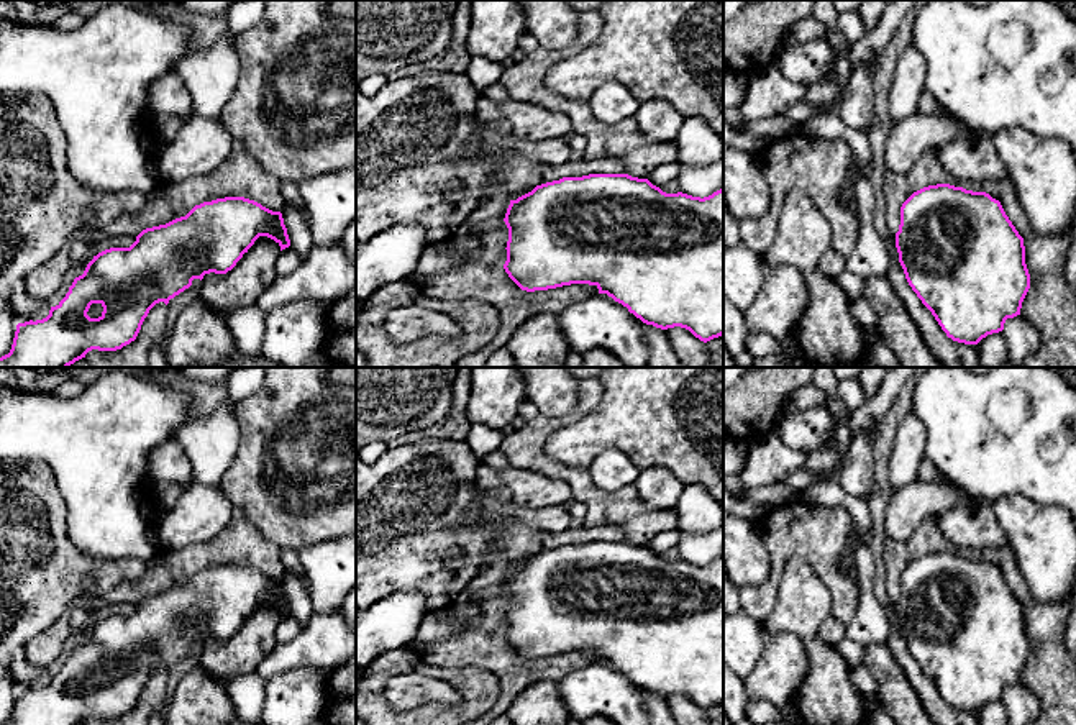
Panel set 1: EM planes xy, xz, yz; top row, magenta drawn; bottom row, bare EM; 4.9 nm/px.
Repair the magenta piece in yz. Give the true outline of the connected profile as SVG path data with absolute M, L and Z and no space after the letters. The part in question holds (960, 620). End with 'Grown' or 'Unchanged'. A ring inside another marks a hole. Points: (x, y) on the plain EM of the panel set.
M950 551L914 559L900 574L896 615L909 653L953 709L978 712L1020 682L1030 656L1024 605L989 561Z. Unchanged

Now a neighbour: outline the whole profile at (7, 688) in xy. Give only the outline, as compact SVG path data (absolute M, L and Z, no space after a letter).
M0 679L0 725L8 722L13 712L18 689L8 679Z

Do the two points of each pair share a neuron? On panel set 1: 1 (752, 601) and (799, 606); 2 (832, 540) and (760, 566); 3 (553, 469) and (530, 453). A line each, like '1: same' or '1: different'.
1: different
2: different
3: same

